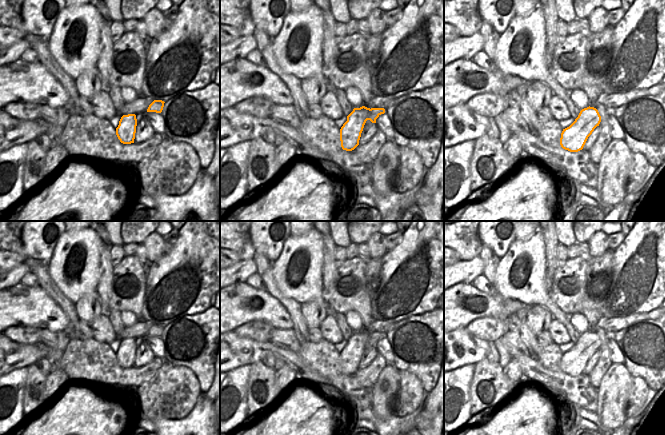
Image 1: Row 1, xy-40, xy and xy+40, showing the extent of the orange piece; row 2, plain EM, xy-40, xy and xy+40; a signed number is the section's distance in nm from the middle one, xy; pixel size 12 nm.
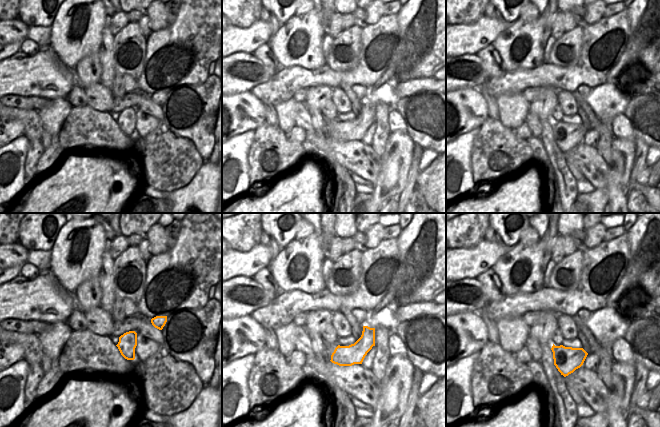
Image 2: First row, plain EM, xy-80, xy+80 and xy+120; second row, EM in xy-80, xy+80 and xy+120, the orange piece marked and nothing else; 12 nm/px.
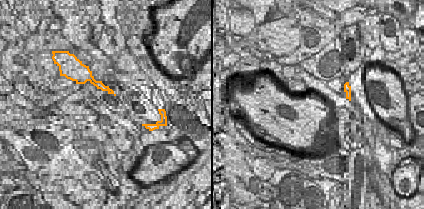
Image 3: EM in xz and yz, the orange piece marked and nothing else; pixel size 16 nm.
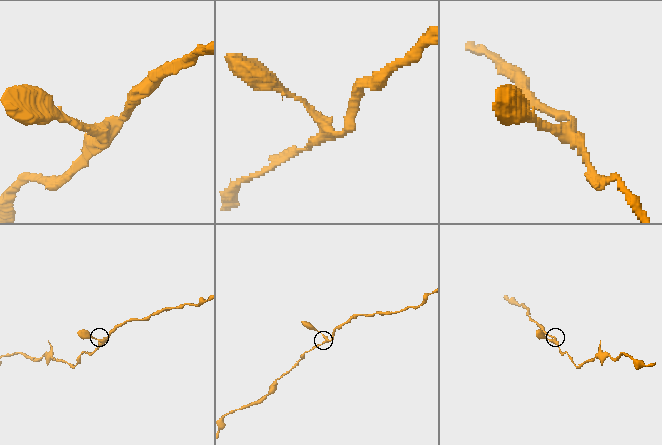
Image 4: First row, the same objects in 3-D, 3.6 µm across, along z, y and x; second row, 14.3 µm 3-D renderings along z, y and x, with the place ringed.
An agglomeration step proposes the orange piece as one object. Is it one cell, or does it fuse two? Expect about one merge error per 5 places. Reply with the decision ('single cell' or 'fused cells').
single cell

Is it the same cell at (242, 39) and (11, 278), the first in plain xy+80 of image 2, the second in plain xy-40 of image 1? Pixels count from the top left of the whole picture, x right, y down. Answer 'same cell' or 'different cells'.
same cell

